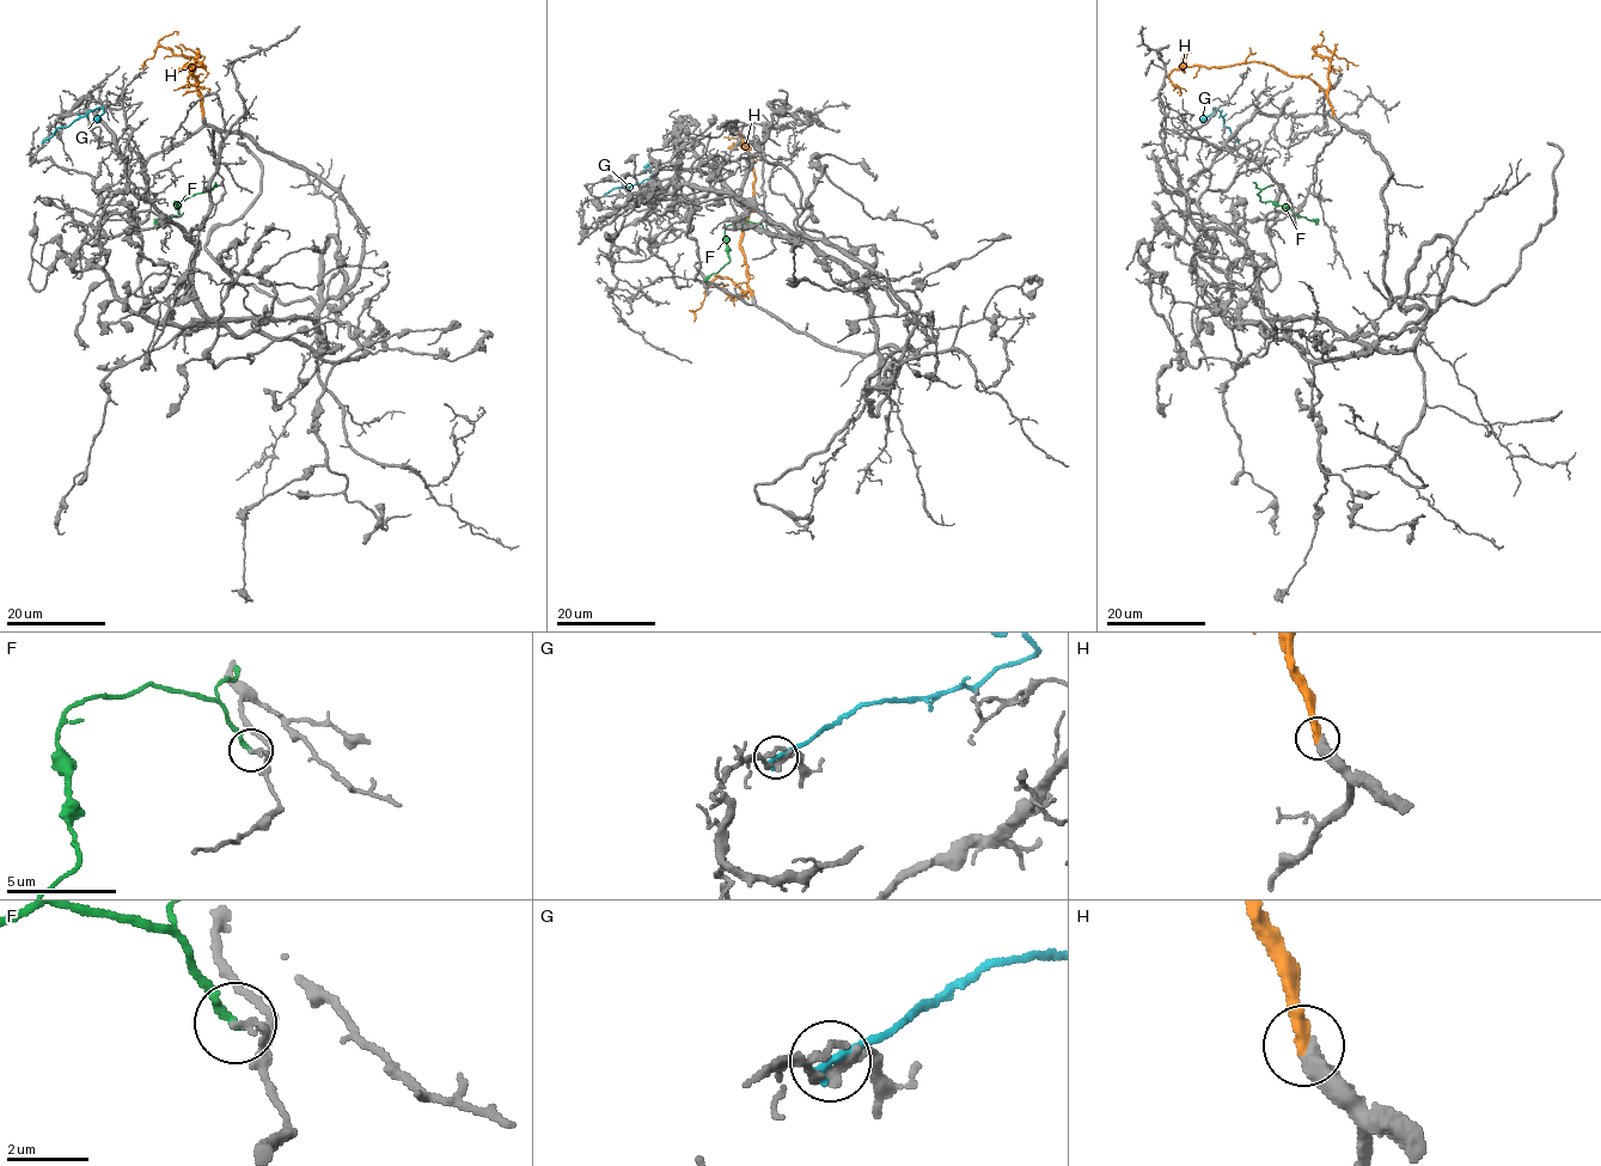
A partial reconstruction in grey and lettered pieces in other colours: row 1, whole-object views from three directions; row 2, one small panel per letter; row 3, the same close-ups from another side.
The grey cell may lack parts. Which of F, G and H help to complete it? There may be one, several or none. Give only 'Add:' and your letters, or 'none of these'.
Add: H

